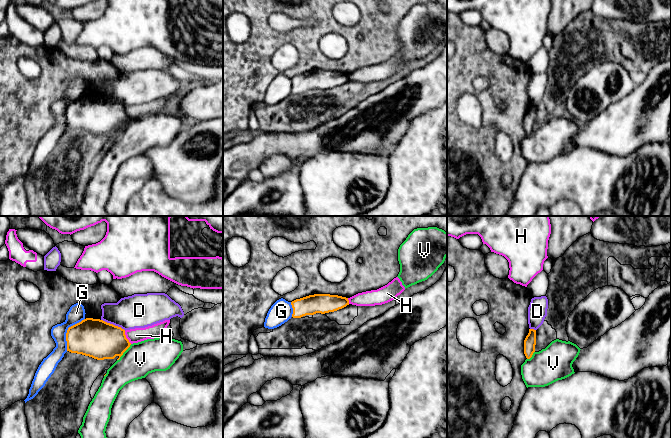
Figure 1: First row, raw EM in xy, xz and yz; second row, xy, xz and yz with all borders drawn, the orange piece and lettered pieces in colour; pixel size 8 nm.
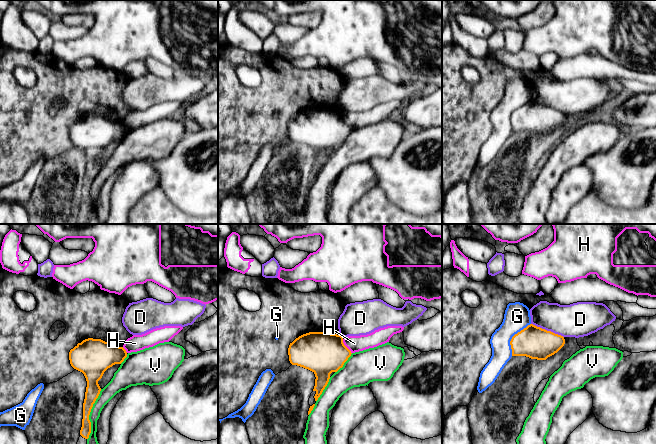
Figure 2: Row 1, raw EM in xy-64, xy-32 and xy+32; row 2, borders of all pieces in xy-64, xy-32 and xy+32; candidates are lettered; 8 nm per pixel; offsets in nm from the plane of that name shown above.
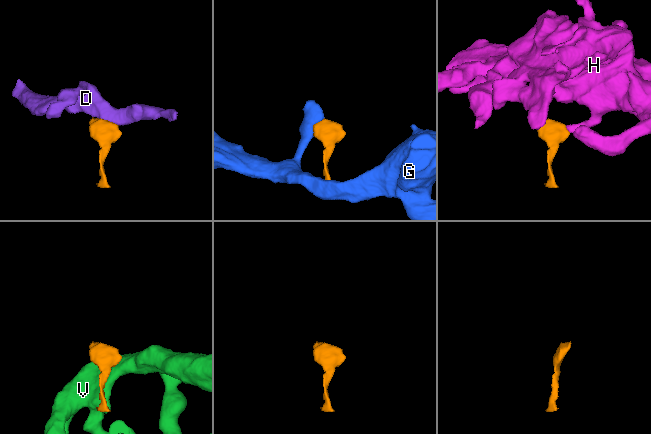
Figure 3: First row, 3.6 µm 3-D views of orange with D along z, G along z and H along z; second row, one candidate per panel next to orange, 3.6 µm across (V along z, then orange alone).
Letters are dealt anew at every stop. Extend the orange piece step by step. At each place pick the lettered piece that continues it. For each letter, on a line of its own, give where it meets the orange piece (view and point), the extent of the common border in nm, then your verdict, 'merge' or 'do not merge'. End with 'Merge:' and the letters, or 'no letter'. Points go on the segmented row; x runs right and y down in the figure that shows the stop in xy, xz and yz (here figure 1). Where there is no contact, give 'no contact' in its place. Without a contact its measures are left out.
D: meets orange in xy at (112, 324); contact 220 nm long; do not merge
G: meets orange in xy at (67, 331); contact 300 nm long; do not merge
H: meets orange in xy at (125, 337); contact 120 nm long; do not merge
V: meets orange in xy at (124, 351); contact 180 nm long; do not merge
Merge: no letter

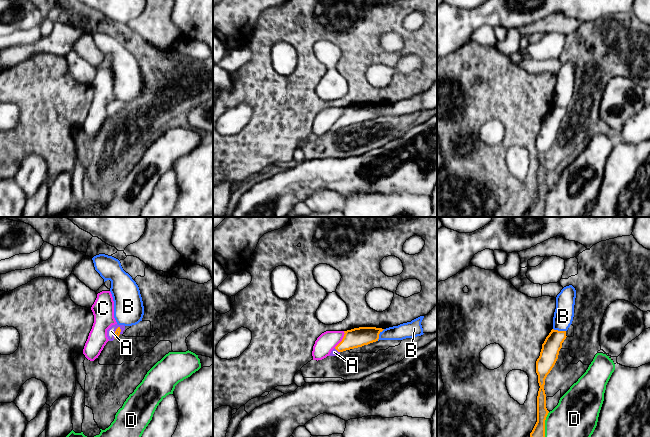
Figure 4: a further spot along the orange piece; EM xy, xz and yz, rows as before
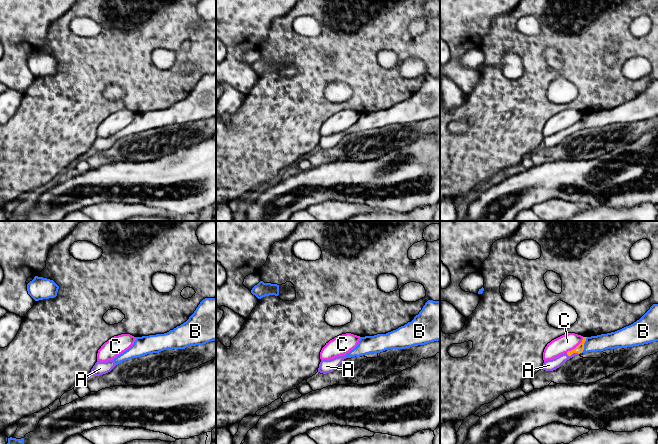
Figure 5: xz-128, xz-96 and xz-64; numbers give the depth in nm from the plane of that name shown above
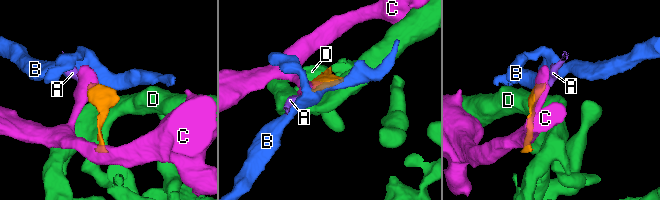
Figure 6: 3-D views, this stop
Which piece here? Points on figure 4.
A: meets orange in xy at (115, 332); contact 110 nm long; merge
B: meets orange in xz at (378, 335); contact 110 nm long; do not merge
C: meets orange in xz at (342, 339); contact 160 nm long; do not merge
D: meets orange in yz at (544, 424); contact 200 nm long; do not merge
Merge: A

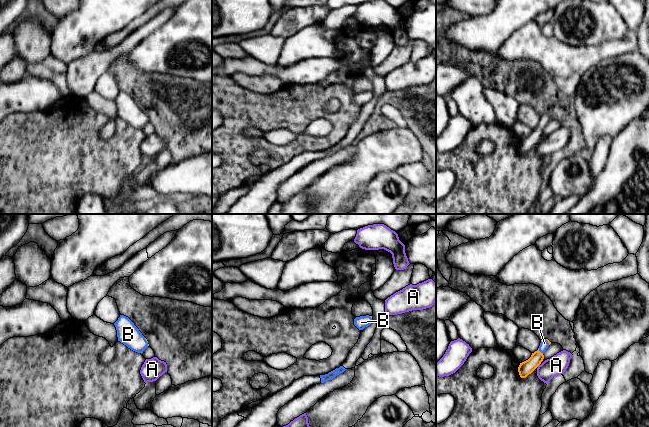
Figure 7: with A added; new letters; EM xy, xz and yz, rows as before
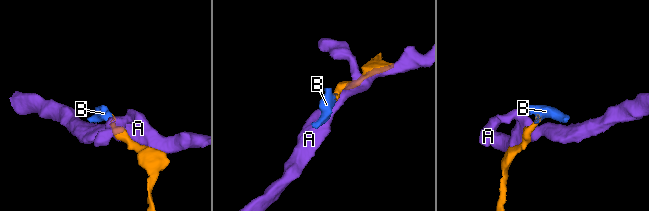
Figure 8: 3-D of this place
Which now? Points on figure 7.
A: meets orange in yz at (538, 365); contact 30 nm long; do not merge
B: meets orange in yz at (539, 351); contact 60 nm long; merge
Merge: B

